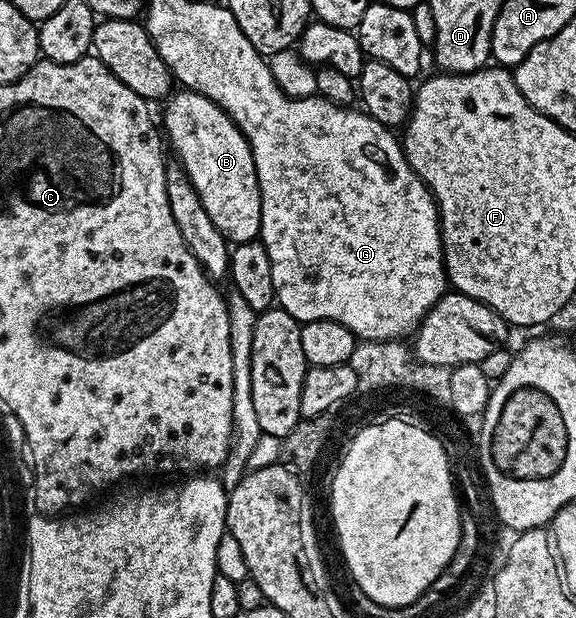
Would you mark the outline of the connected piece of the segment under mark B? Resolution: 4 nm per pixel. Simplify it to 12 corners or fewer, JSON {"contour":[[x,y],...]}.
{"contour":[[177,89],[162,130],[229,243],[260,233],[246,136],[214,100]]}

